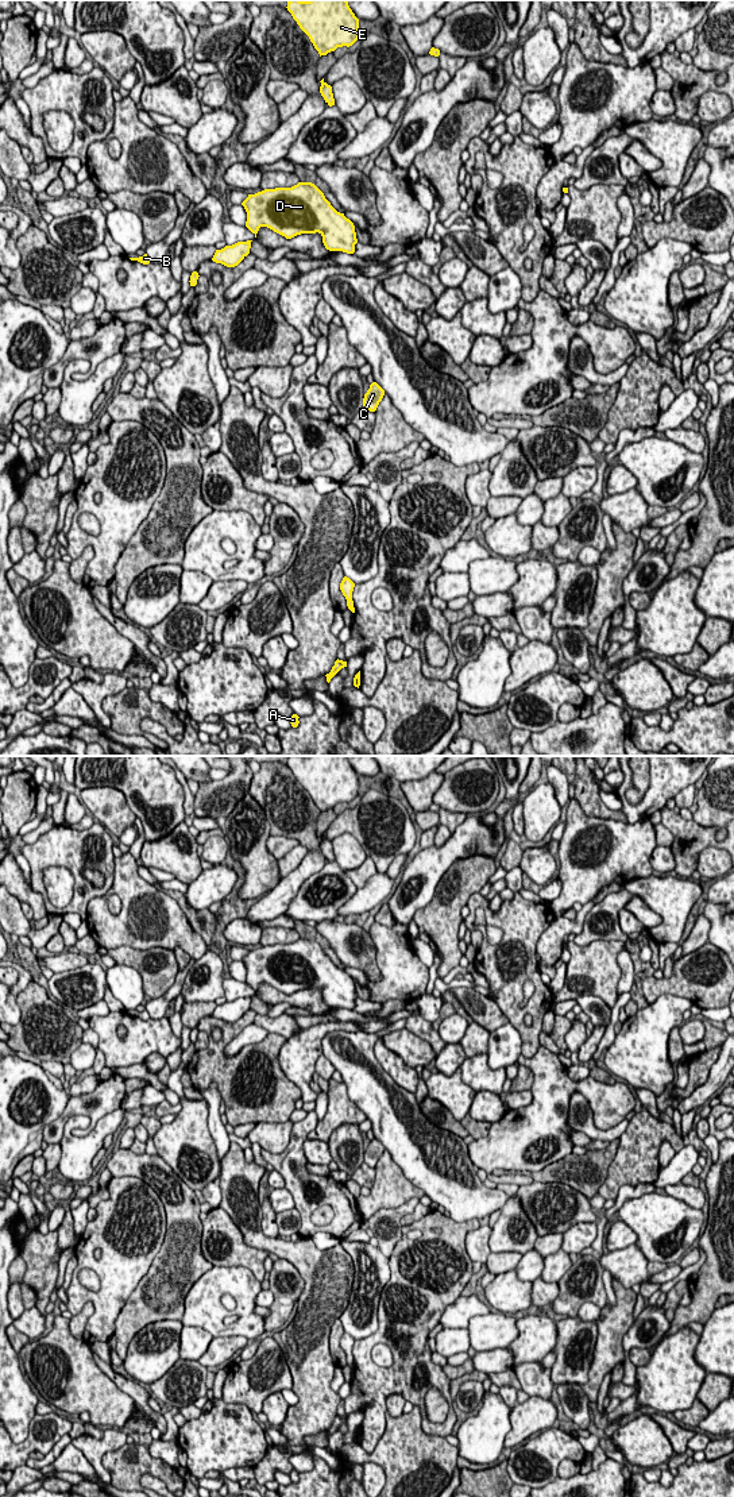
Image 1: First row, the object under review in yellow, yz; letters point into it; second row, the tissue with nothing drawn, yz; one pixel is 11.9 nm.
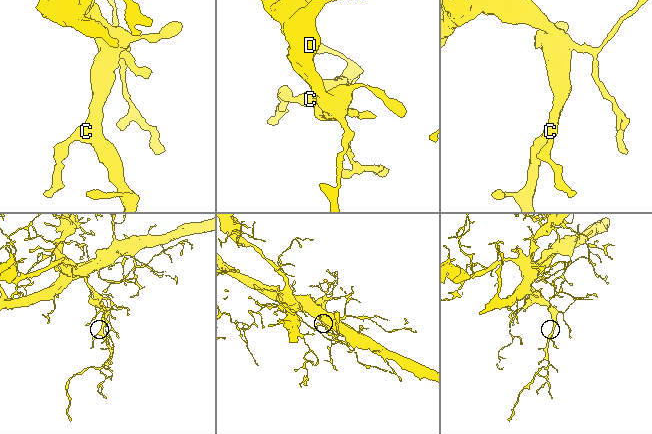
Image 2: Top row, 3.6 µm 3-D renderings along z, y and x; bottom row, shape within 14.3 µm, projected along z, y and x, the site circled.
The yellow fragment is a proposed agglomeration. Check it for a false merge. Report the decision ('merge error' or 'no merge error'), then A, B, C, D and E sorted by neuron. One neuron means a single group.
no merge error; A B C D E

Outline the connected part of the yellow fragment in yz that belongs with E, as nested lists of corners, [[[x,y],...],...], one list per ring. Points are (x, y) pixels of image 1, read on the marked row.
[[[289,0],[286,8],[320,57],[359,39],[359,19],[347,0]]]

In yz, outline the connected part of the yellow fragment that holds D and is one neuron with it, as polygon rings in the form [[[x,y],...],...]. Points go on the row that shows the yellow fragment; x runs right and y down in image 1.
[[[312,182],[264,189],[248,194],[242,205],[247,212],[246,227],[255,238],[260,227],[286,239],[318,232],[327,250],[355,252],[358,239],[354,223],[337,212]]]

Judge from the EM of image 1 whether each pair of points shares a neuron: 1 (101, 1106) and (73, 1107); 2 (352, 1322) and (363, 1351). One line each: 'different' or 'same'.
1: same
2: different

